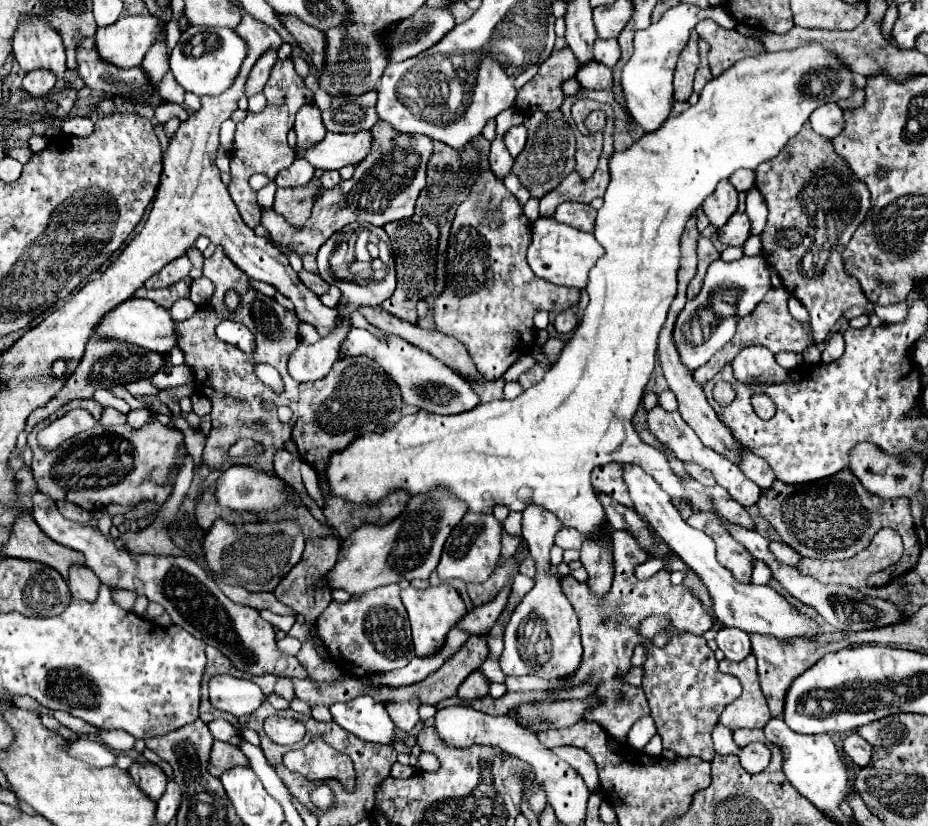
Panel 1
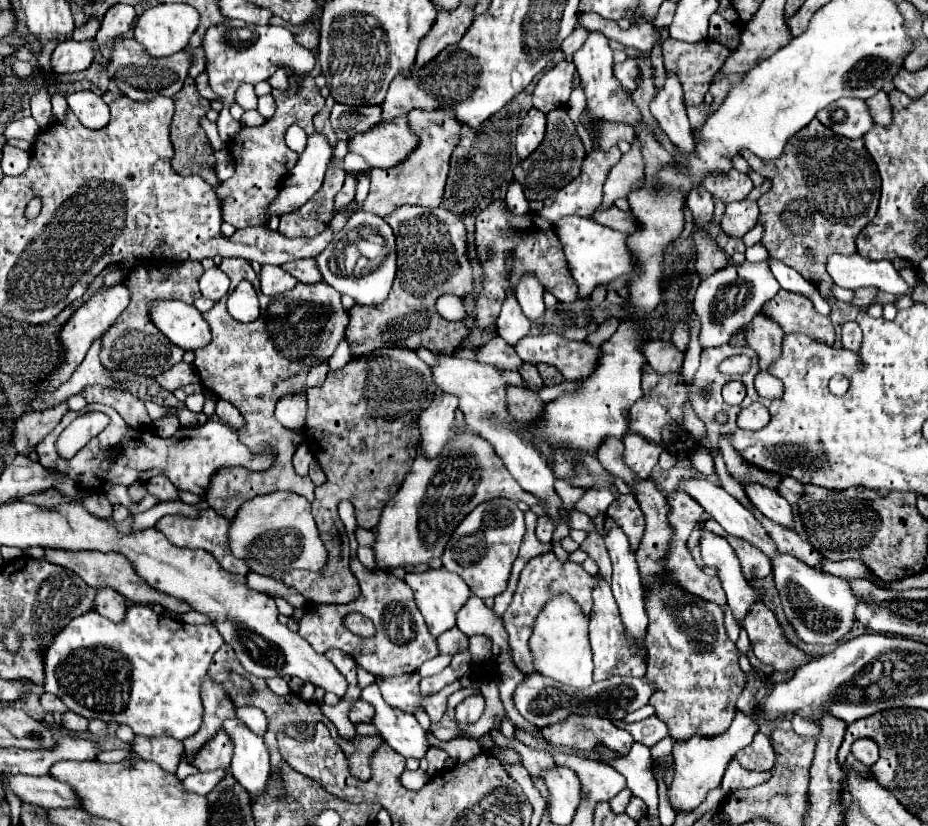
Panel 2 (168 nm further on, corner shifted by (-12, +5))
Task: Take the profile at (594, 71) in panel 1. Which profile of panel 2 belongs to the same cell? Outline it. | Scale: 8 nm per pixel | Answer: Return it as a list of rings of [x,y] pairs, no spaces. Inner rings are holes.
[[[628,58],[622,64],[614,64],[614,74],[620,80],[620,84],[624,84],[630,92],[636,90],[638,78],[640,78],[640,68],[638,68],[638,62],[636,60]]]

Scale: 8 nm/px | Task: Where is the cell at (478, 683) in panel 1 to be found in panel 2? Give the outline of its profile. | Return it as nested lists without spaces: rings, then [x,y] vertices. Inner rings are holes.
[[[468,696],[456,708],[456,724],[472,724],[484,712],[484,696]]]

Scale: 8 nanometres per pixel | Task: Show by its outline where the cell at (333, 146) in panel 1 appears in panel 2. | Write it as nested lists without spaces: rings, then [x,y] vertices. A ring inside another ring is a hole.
[[[408,118],[376,124],[368,134],[350,140],[350,152],[360,154],[374,168],[394,168],[408,160],[416,150],[418,136],[412,132]]]

